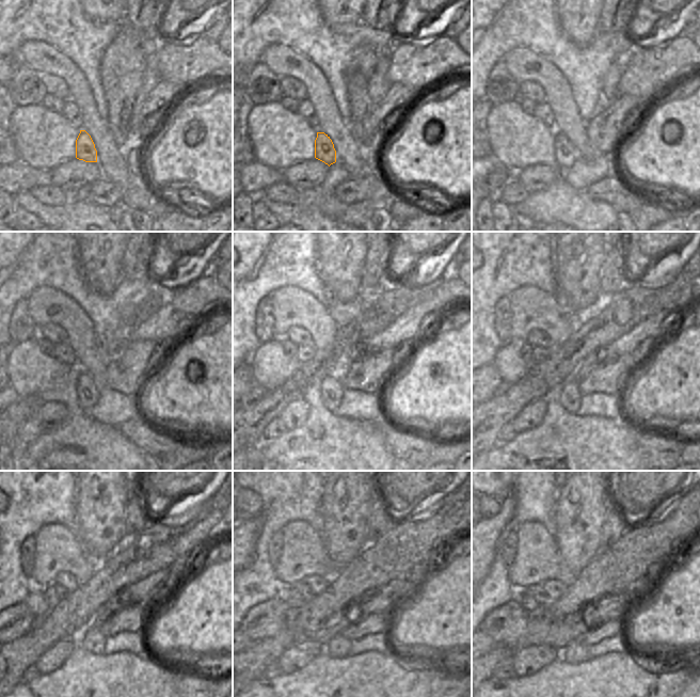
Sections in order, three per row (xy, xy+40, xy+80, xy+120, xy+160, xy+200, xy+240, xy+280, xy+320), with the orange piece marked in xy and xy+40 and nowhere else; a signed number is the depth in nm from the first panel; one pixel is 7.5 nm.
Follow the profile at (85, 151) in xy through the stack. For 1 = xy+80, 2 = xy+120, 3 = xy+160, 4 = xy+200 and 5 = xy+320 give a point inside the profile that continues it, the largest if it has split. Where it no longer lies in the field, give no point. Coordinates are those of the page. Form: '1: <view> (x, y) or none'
1: xy+80 (566, 154)
2: xy+120 (88, 391)
3: xy+160 (332, 389)
4: xy+200 (570, 396)
5: xy+320 (574, 653)

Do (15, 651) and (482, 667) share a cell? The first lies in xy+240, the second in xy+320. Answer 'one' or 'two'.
one

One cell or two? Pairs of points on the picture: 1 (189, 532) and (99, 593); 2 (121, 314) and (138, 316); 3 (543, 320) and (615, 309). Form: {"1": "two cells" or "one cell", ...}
{"1": "one cell", "2": "two cells", "3": "two cells"}

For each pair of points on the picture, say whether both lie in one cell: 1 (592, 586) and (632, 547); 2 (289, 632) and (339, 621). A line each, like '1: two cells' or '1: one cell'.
1: one cell
2: two cells

